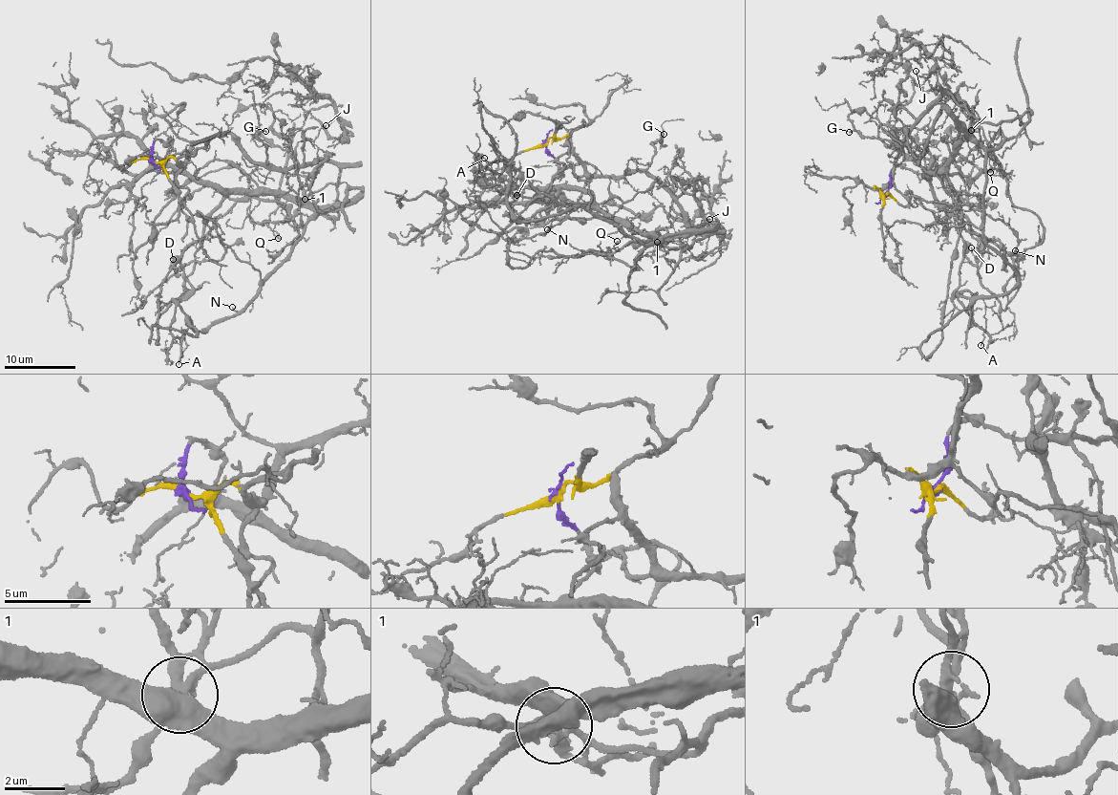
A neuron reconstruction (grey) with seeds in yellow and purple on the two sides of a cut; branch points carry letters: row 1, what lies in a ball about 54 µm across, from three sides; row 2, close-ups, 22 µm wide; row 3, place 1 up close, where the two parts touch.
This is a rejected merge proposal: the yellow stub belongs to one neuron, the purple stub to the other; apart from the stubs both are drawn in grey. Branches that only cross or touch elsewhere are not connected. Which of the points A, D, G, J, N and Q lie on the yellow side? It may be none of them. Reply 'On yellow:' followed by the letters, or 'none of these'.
On yellow: G, J, Q

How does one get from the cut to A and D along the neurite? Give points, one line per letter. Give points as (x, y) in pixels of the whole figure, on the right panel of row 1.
A: (884, 195), (896, 165), (935, 172), (964, 134), (985, 152), (985, 240), (1017, 279), (984, 301), (980, 346)
D: (884, 195), (893, 168), (942, 171), (959, 204), (961, 225), (989, 241), (978, 255), (971, 247)

